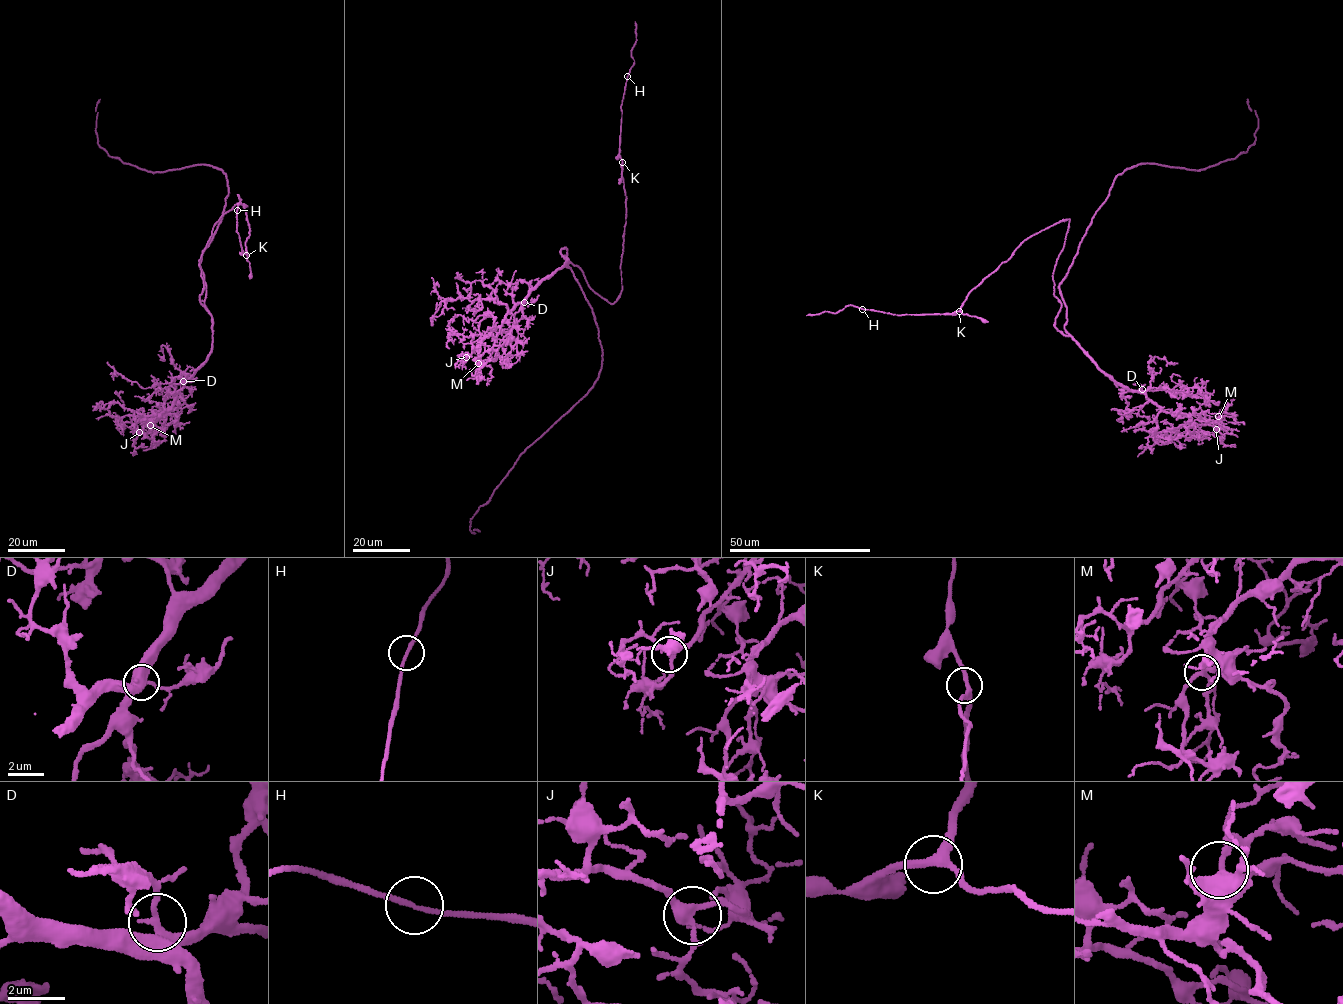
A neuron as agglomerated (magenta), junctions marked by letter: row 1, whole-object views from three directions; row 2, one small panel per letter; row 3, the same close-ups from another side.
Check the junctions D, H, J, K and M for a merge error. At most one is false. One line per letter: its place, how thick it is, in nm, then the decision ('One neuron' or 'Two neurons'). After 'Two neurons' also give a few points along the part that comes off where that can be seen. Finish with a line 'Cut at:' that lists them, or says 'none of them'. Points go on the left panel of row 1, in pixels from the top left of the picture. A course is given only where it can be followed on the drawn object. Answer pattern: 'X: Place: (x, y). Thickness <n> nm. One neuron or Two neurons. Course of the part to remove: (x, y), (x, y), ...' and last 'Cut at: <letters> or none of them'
D: Place: (183, 381). Thickness 300 nm. One neuron
H: Place: (237, 210). Thickness 160 nm. One neuron
J: Place: (139, 432). Thickness 280 nm. One neuron
K: Place: (246, 255). Thickness 240 nm. One neuron
M: Place: (150, 425). Thickness 200 nm. One neuron
Cut at: none of them

